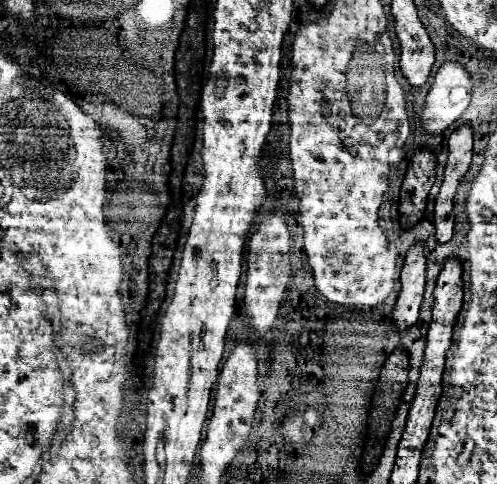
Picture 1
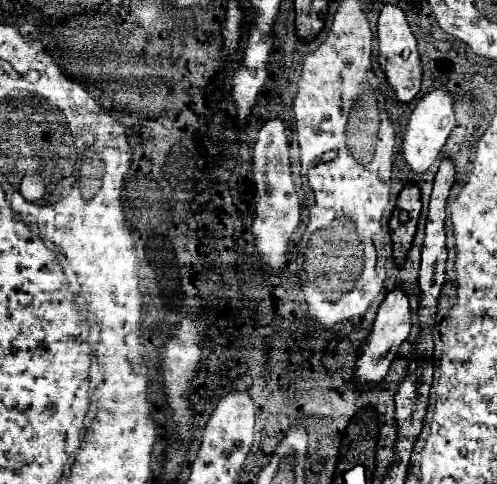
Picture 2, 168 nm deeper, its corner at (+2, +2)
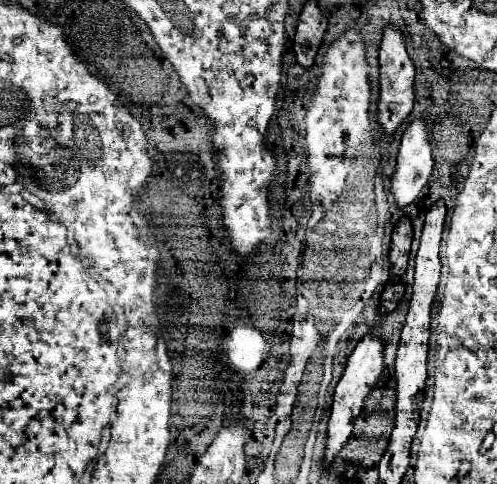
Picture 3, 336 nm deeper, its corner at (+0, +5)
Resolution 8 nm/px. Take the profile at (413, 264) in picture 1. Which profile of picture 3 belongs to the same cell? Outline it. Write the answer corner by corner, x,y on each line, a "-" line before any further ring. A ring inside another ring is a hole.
369,332
353,350
353,354
347,360
345,372
341,376
341,380
335,386
335,394
333,394
333,406
331,406
331,416
329,416
329,442
327,442
327,450
325,450
325,466
329,466
335,458
335,454
341,450
341,446
347,442
347,438
351,436
353,424
359,418
367,396
371,394
371,390
377,386
377,380
383,374
383,350
385,350
385,340
373,332

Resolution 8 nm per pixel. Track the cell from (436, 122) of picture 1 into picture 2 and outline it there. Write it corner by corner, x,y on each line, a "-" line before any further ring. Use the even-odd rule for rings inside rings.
439,87
427,95
423,95
417,103
417,107
413,109
413,113
409,115
407,121
407,129
403,135
403,159
407,163
407,167
417,173
423,175
429,171
429,167
437,161
451,129
455,127
455,115
453,115
453,97
445,91
445,87

